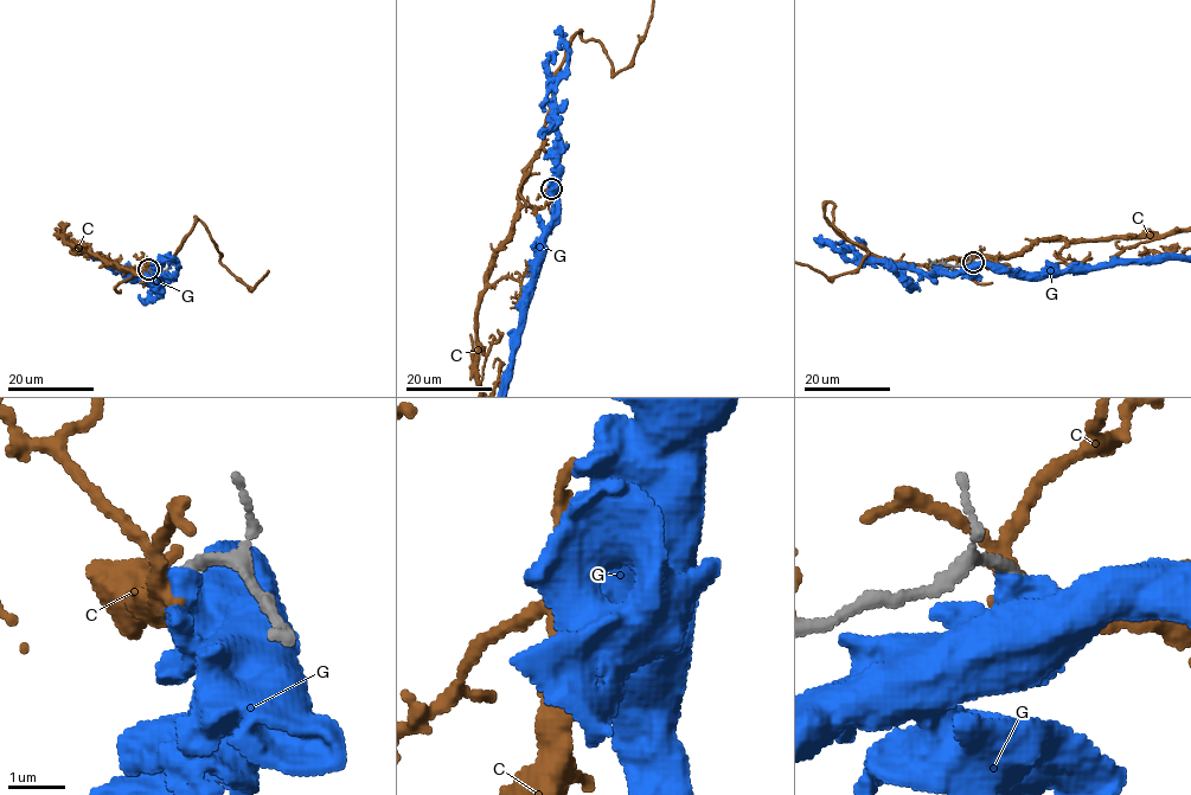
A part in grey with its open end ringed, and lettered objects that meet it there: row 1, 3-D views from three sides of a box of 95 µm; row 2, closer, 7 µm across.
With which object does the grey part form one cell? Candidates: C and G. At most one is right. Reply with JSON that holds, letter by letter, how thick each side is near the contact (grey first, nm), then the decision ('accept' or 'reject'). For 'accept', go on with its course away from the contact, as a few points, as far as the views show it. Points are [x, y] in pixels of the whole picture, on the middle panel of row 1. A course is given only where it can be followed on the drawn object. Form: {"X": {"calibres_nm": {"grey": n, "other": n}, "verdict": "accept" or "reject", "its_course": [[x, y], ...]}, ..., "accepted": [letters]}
{"C": {"calibres_nm": {"grey": 200, "other": 300}, "verdict": "reject"}, "G": {"calibres_nm": {"grey": 240, "other": 600}, "verdict": "reject"}, "accepted": []}

